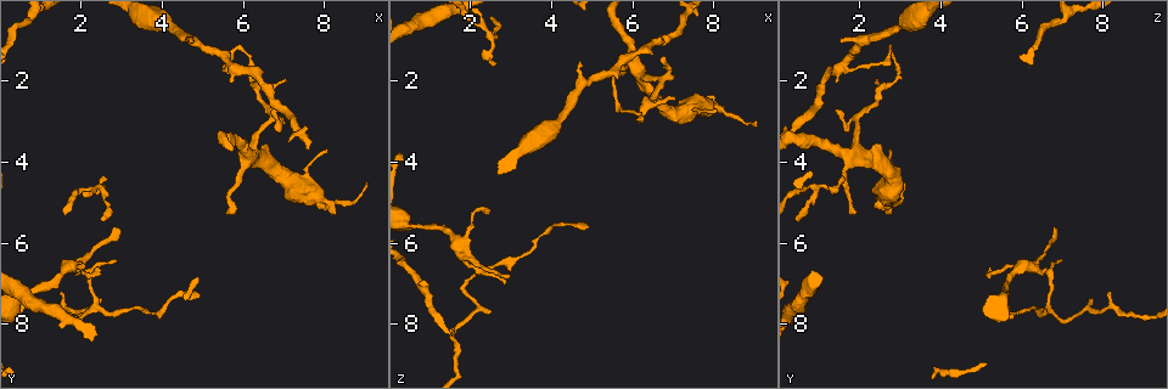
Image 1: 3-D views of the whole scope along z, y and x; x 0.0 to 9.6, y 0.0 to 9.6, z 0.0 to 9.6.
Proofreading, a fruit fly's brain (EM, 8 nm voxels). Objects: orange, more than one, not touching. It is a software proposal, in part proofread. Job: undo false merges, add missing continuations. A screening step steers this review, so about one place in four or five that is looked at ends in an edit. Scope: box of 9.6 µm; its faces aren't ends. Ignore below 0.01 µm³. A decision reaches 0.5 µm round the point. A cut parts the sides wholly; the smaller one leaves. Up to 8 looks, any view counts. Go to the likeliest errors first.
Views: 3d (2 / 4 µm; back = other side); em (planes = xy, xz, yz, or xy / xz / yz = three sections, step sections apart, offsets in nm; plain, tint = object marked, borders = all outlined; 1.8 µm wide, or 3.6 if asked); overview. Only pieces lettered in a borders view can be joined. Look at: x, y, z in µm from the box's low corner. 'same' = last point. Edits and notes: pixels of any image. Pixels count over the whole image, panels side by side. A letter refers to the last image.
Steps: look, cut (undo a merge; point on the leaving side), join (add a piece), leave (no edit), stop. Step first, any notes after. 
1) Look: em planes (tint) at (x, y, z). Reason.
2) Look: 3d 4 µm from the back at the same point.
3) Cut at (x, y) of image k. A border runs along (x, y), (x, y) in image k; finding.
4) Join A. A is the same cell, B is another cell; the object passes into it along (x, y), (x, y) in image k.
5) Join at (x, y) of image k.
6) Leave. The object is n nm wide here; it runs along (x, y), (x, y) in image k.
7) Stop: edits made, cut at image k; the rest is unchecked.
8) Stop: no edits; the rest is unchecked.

Look: em planes (borders) at (6.25, 3.80, 2.05). Four or more arms meet.

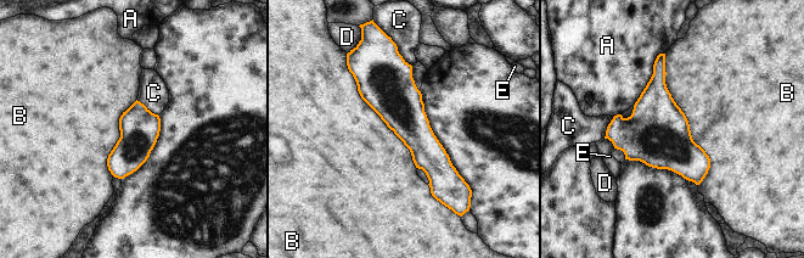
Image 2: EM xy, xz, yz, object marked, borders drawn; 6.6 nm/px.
Leave. The longest contact is with B, 900 nm; A, B, C, D and E are other cells; it runs along (398, 57), (437, 195) in image 2; all the same neuron.

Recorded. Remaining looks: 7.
Look: 3d 4 µm at (2.60, 4.60, 0.95).

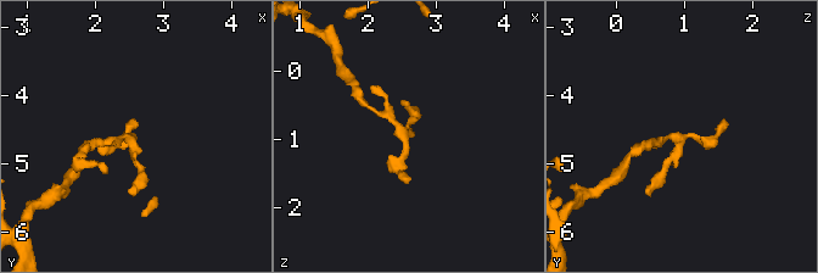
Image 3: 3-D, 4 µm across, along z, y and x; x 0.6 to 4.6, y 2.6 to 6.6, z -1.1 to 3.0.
Look: em planes (plain) at (2.50, 4.60, 0.95).

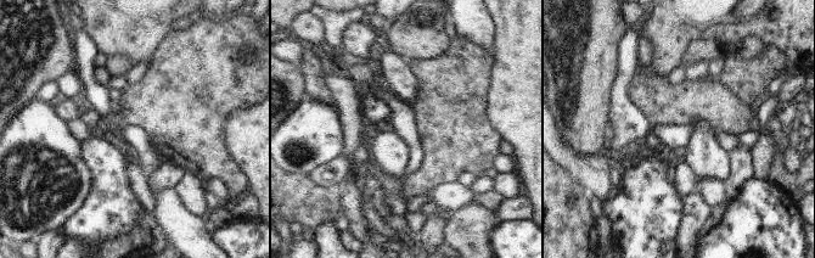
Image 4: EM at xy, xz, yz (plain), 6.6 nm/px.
Look: em planes (borders) at the same point. What lies round it.

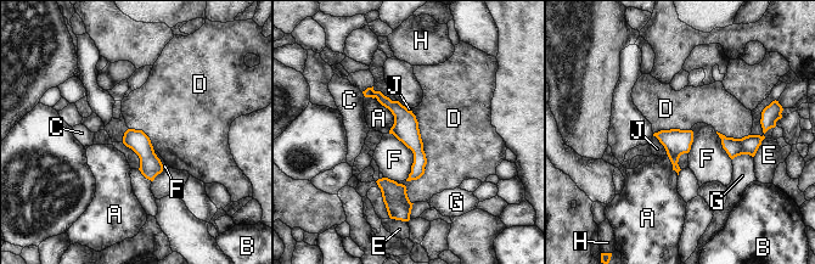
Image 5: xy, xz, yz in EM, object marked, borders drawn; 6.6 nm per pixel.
Leave. The longest contact is with D, 480 nm; A, B, C, D, E, F, G, H and J are other cells; a border runs along (411, 111), (426, 166), (406, 181) in image 5; continuous, no second neuron.

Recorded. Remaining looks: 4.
Look: 3d 2 µm at (7.05, 2.05, 2.55). Tapers out.

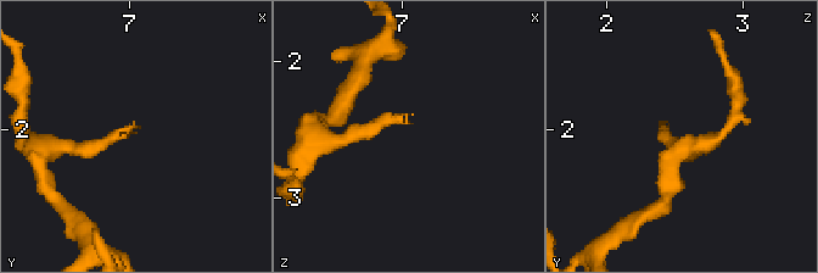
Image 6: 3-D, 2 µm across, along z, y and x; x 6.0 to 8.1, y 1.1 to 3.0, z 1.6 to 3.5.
Look: em xz step 4 (borders) at (7.04, 1.98, 2.48).

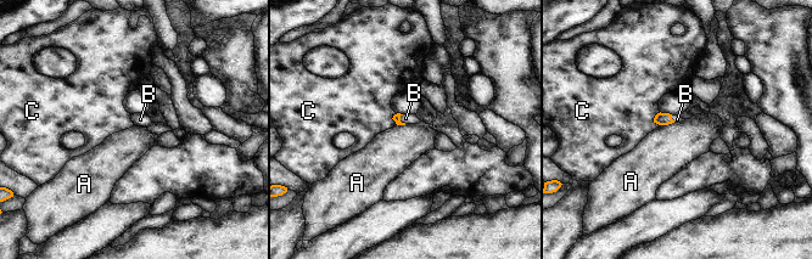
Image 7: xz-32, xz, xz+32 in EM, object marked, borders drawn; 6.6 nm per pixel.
Join B. B is the same cell, A and C are other cells; the object passes into it along (397, 117), (399, 120), (406, 118) in image 7; it goes on there.

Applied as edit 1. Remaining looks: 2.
Stop: edits made, join at image 7; the rest is unchecked.

